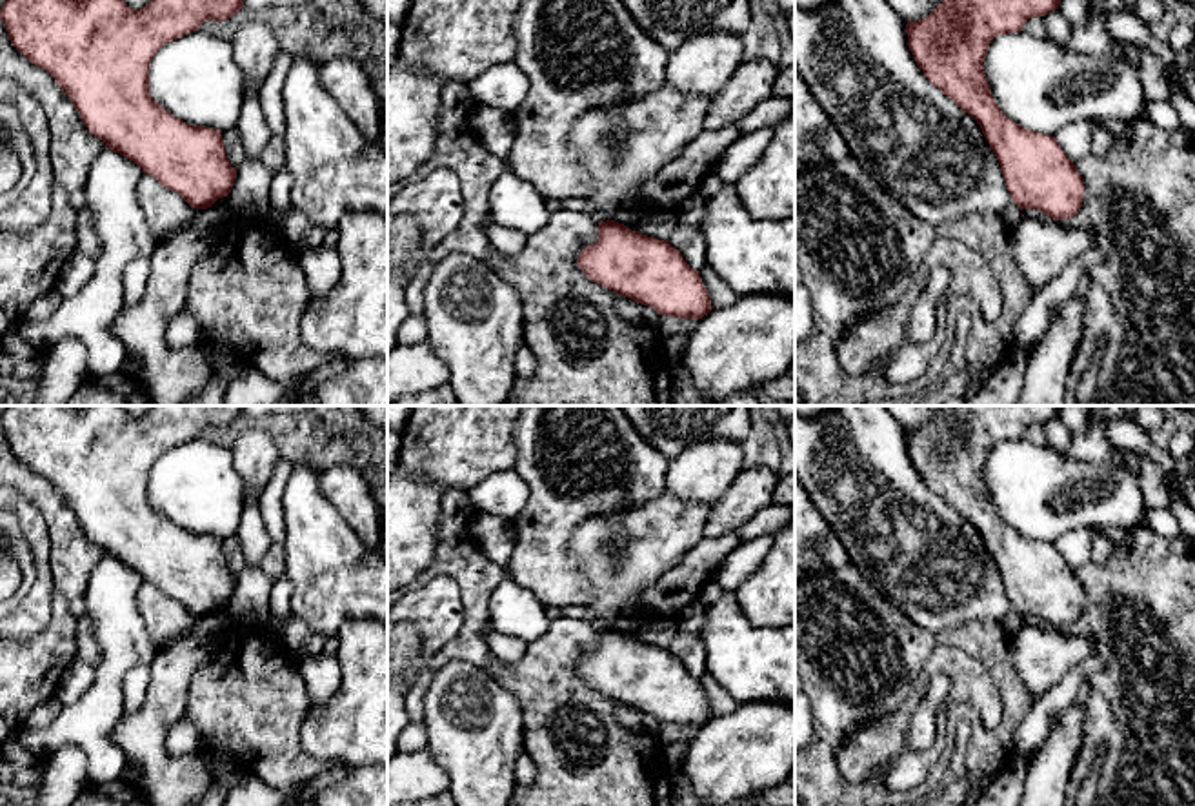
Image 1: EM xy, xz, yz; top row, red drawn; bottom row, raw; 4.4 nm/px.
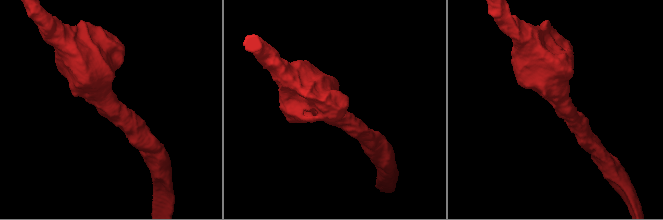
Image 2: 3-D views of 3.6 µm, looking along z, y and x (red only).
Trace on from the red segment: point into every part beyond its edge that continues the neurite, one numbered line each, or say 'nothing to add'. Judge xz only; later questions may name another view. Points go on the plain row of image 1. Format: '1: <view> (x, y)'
nothing to add

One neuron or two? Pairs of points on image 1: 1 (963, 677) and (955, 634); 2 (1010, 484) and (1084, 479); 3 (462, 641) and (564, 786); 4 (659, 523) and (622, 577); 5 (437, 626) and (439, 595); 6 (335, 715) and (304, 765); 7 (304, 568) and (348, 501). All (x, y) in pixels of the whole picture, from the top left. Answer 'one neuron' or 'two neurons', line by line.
1: two neurons
2: one neuron
3: one neuron
4: one neuron
5: one neuron
6: two neurons
7: two neurons

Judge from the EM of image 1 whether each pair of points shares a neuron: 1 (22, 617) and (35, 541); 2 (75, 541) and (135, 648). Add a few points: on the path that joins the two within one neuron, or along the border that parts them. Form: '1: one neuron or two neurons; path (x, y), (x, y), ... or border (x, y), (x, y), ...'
1: one neuron; path (39, 599), (42, 592), (42, 559)
2: two neurons; border (104, 554), (93, 568), (79, 608)

